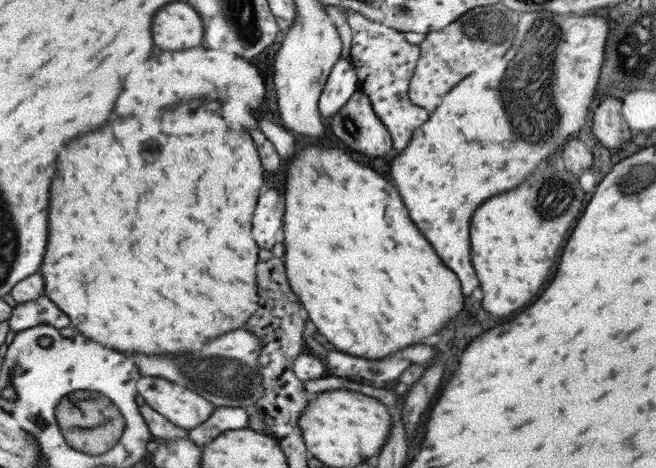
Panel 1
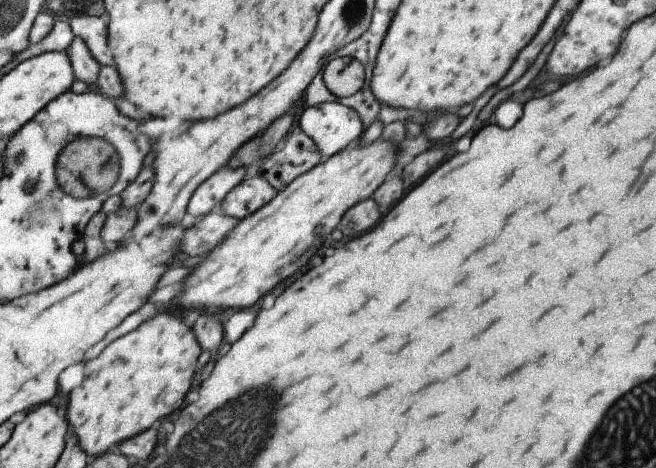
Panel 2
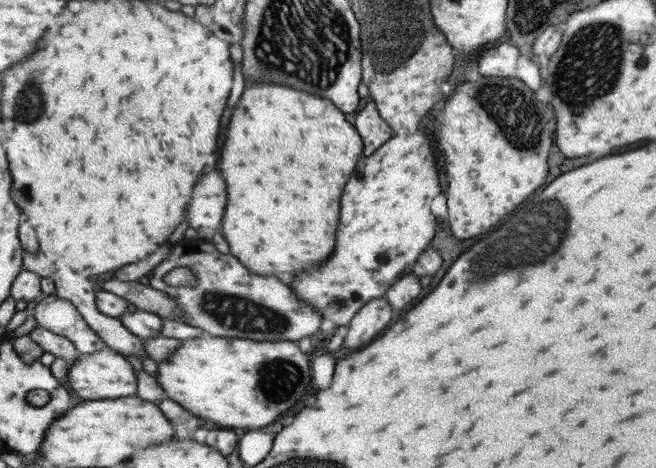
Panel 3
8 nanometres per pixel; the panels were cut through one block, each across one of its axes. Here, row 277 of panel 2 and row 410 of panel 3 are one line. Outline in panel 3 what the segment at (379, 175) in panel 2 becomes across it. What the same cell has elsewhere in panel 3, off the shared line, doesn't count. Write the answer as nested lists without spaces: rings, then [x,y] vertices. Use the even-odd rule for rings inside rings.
[[[208,335],[188,338],[180,342],[180,348],[168,360],[157,362],[158,376],[166,398],[178,402],[184,409],[194,413],[201,419],[207,419],[219,428],[248,428],[258,430],[262,426],[272,424],[280,414],[286,414],[310,394],[312,374],[310,374],[310,358],[302,352],[298,344],[290,340],[276,342],[248,340],[244,338],[224,338]]]

